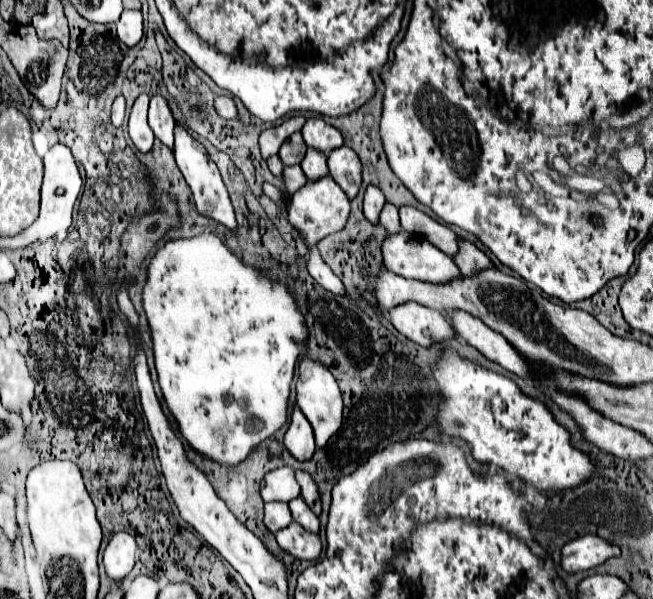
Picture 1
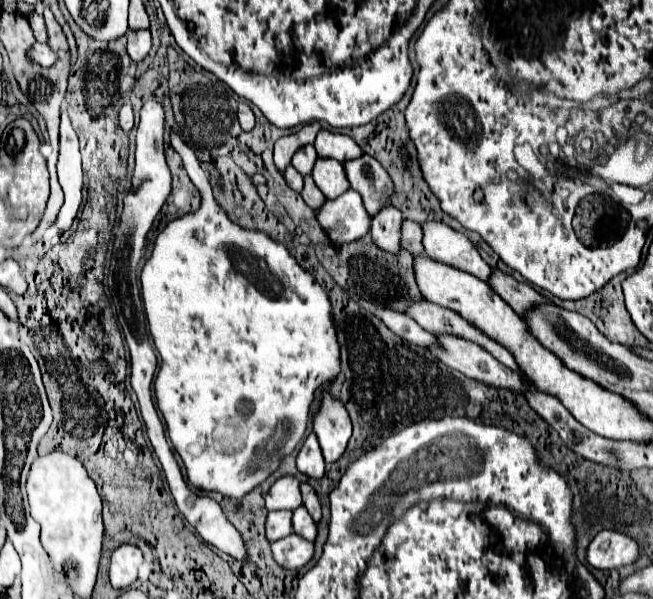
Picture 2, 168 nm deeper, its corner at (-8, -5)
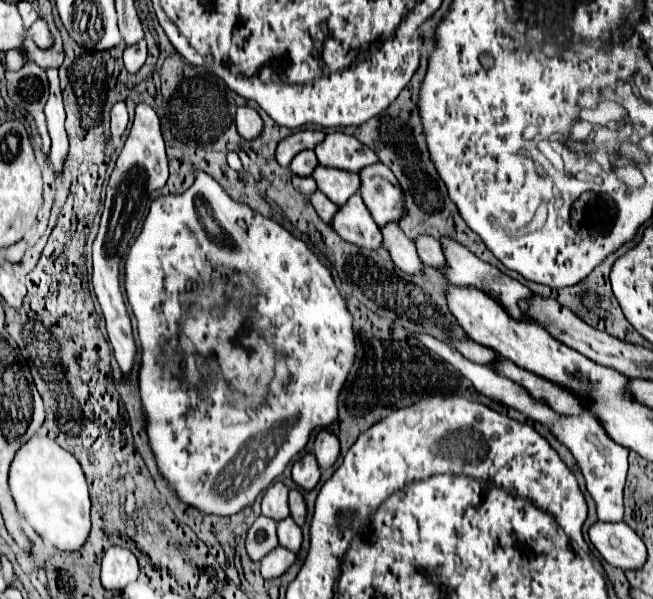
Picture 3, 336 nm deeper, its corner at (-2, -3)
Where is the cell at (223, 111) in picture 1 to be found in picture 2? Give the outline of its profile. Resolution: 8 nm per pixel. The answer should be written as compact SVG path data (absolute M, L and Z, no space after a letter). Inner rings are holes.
M246 103L238 105L238 121L240 121L240 127L244 131L250 131L254 127L254 113Z

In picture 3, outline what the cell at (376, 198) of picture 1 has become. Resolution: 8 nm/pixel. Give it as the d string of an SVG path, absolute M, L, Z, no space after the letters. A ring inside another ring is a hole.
M382 227L384 235L384 249L390 251L392 261L396 263L398 269L410 273L410 275L422 275L424 273L424 263L418 257L416 245L400 231L400 227Z

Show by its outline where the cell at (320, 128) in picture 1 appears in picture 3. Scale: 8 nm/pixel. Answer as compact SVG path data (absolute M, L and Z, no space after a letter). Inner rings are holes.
M338 131L328 133L324 143L320 143L320 147L316 147L314 151L318 155L320 165L352 173L360 173L364 167L380 161L370 147L362 145L356 137Z

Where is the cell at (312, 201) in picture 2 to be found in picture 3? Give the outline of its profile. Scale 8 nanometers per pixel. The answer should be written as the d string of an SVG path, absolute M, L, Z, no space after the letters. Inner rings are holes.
M316 191L316 195L310 195L310 201L312 201L316 213L320 215L320 219L322 219L324 223L332 223L334 215L338 213L338 205L332 203L332 201L330 201L324 193L320 193L320 191Z

